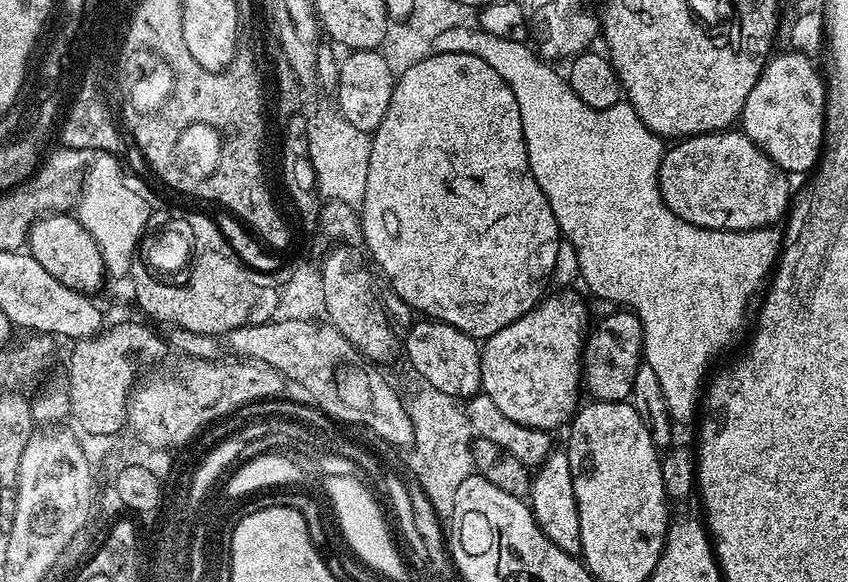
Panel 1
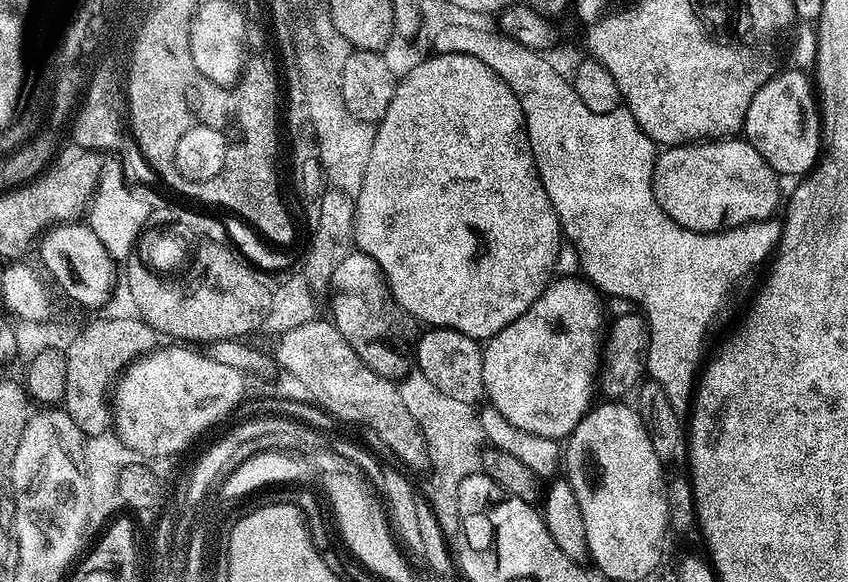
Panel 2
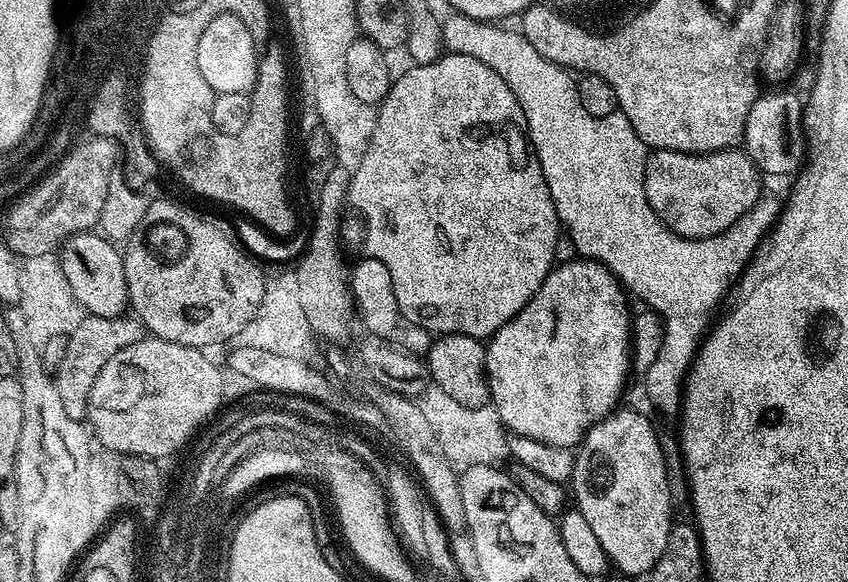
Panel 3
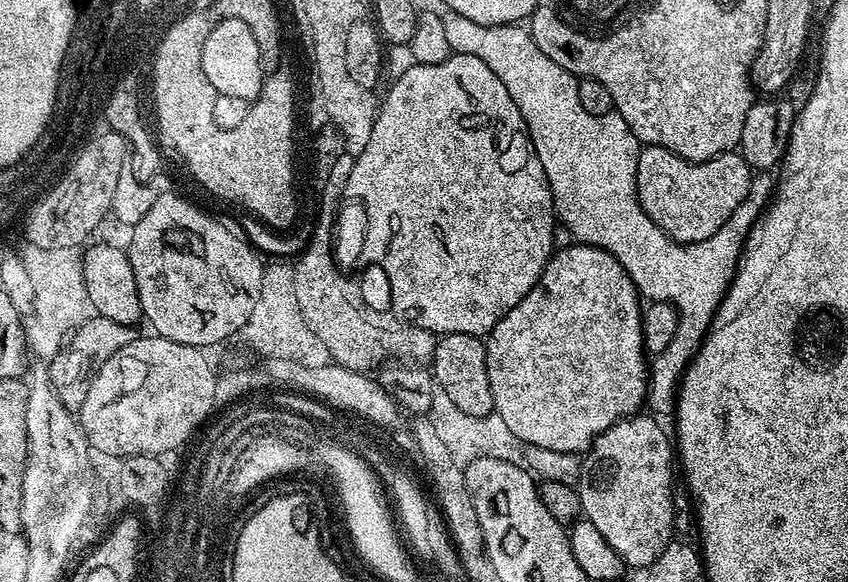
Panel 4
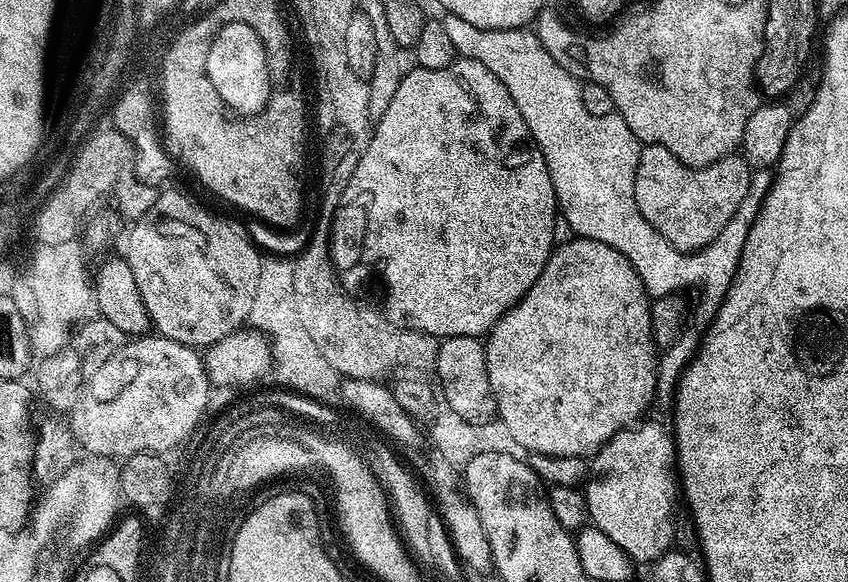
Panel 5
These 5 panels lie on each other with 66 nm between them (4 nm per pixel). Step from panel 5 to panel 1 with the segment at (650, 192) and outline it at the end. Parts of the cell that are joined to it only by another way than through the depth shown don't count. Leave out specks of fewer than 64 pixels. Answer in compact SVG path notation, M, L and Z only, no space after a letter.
M743 131L706 132L673 144L676 145L673 148L671 145L660 159L660 193L668 209L678 214L678 218L699 228L727 232L766 228L785 219L790 208L789 177Z

